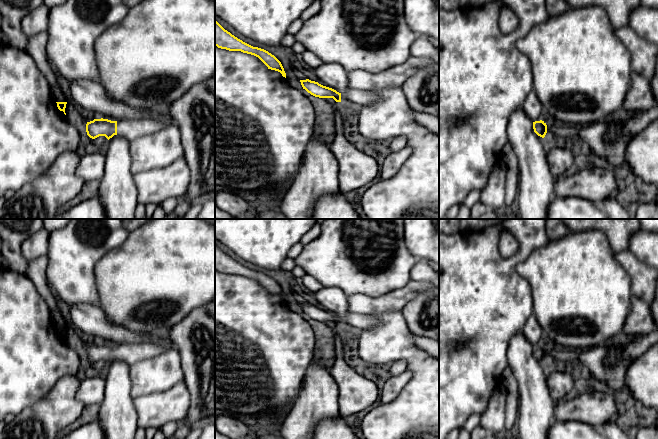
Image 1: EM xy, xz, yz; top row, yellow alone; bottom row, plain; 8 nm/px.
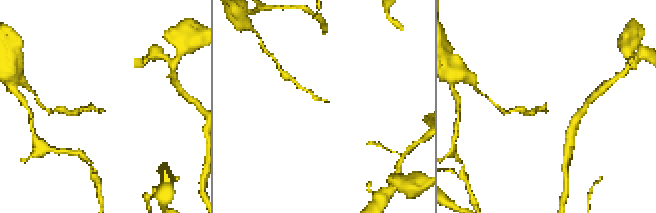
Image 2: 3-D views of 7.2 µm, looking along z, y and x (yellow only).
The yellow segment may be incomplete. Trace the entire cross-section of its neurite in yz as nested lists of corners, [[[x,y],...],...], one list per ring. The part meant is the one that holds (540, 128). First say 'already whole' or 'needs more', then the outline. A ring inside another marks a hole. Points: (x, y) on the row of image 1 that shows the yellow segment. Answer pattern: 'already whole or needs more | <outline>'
already whole | [[[542,120],[533,122],[533,129],[534,132],[542,138],[544,138],[547,133],[547,125]]]

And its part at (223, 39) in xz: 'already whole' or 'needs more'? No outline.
already whole

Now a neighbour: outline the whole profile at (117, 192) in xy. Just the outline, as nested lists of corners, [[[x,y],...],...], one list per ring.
[[[122,135],[110,138],[104,149],[103,178],[95,194],[103,205],[106,219],[135,219],[138,190],[131,172],[130,141]]]

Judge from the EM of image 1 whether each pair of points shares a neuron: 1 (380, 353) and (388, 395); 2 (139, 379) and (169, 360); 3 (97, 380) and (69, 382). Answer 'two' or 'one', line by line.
1: two
2: one
3: two

